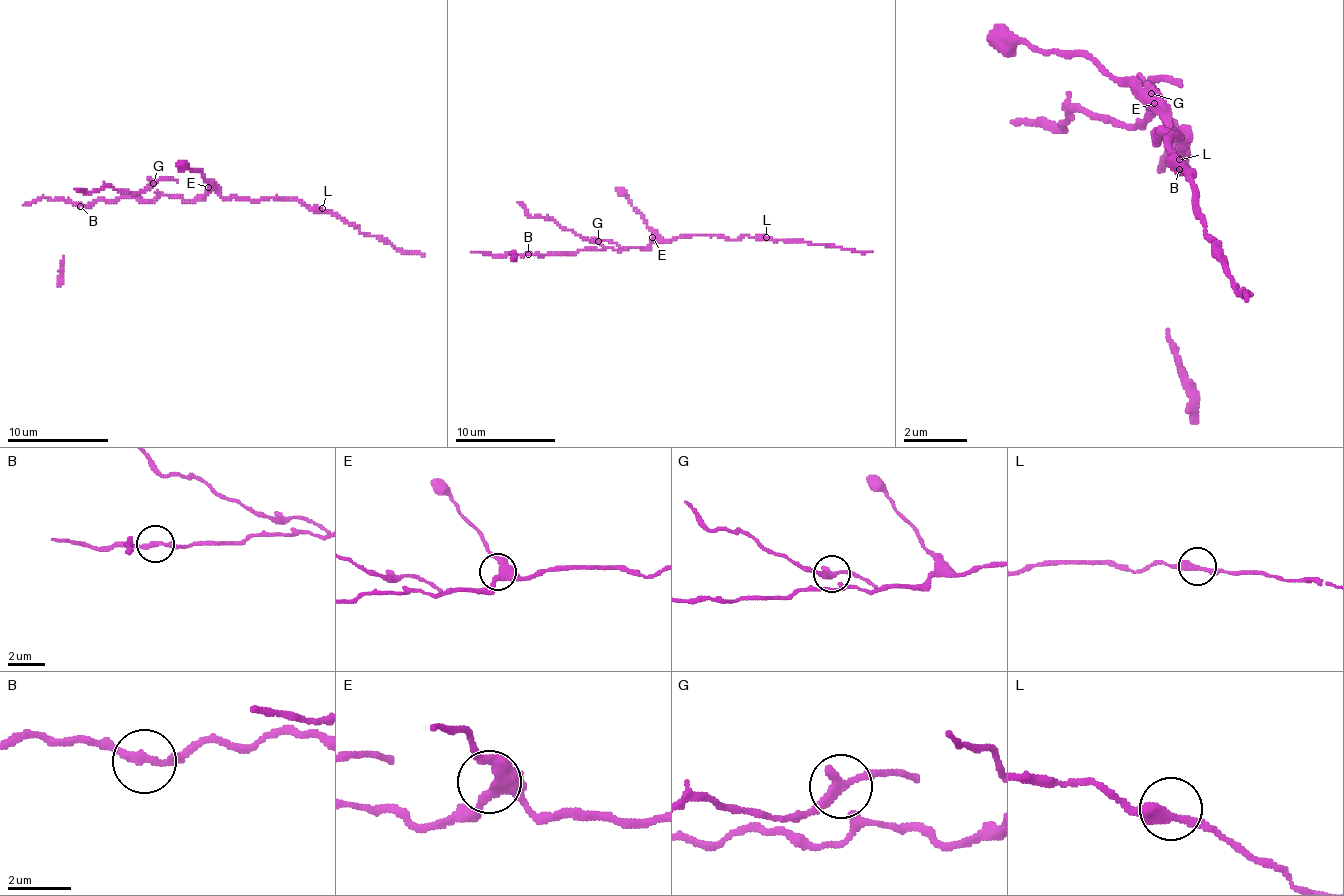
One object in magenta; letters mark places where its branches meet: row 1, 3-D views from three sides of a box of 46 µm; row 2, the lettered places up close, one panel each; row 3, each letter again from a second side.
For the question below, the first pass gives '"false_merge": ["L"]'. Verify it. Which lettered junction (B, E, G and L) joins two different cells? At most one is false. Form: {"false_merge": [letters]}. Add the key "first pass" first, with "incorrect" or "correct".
{"first pass": "incorrect", "false_merge": ["G"]}

